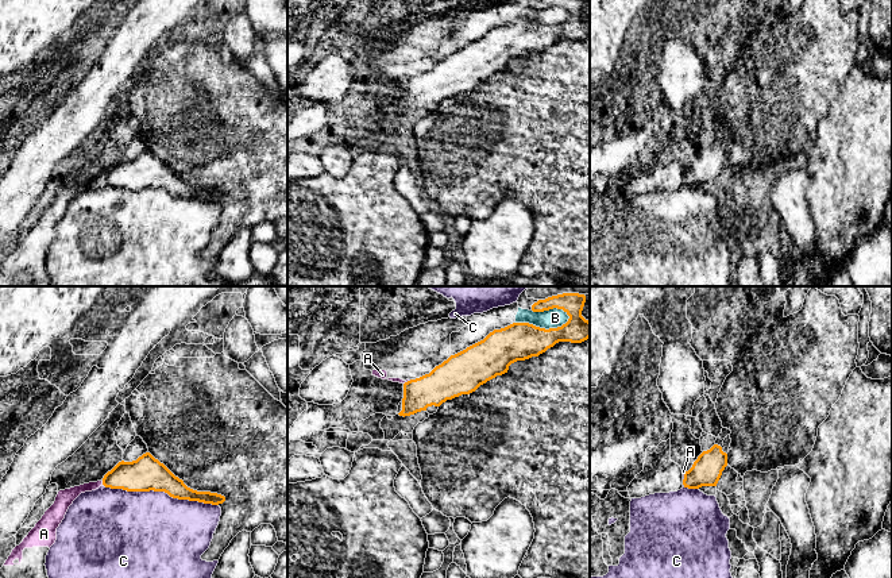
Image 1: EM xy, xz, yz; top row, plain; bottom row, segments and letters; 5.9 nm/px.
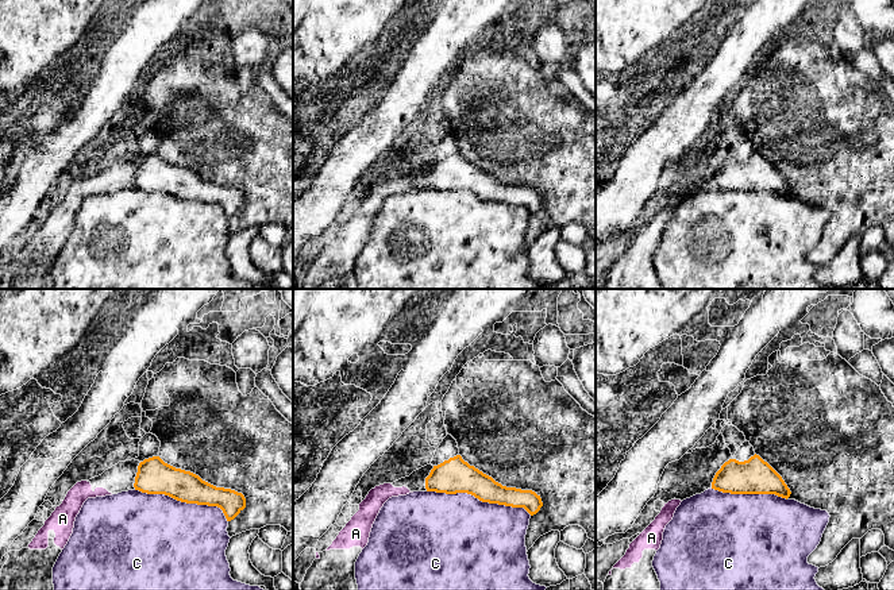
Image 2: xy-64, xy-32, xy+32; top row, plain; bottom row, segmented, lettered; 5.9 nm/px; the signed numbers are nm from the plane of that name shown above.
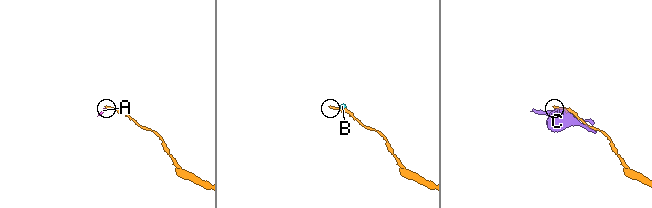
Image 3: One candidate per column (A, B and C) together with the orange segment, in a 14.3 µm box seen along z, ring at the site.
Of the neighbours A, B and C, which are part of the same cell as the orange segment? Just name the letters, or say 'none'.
none

